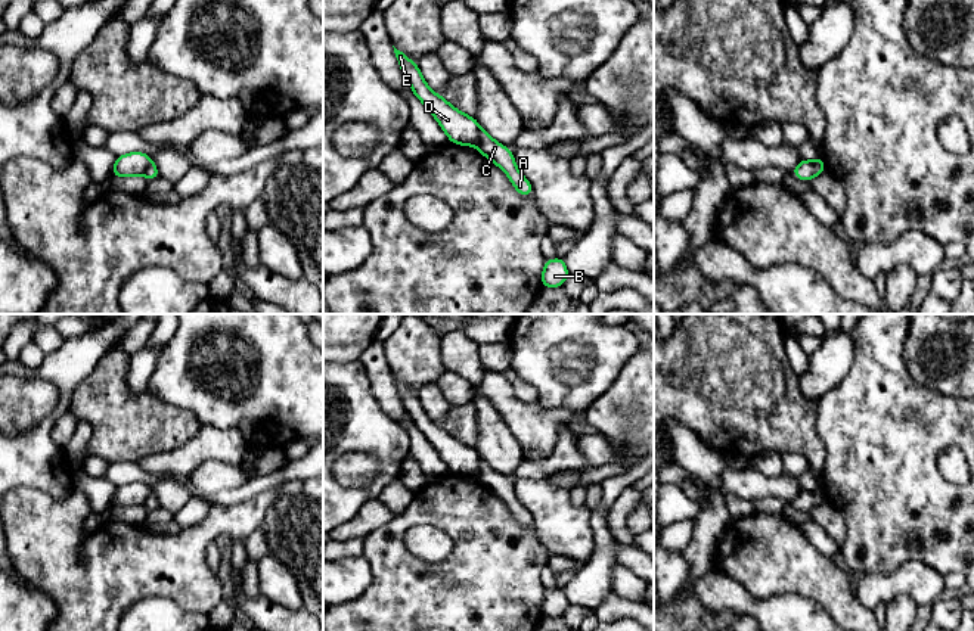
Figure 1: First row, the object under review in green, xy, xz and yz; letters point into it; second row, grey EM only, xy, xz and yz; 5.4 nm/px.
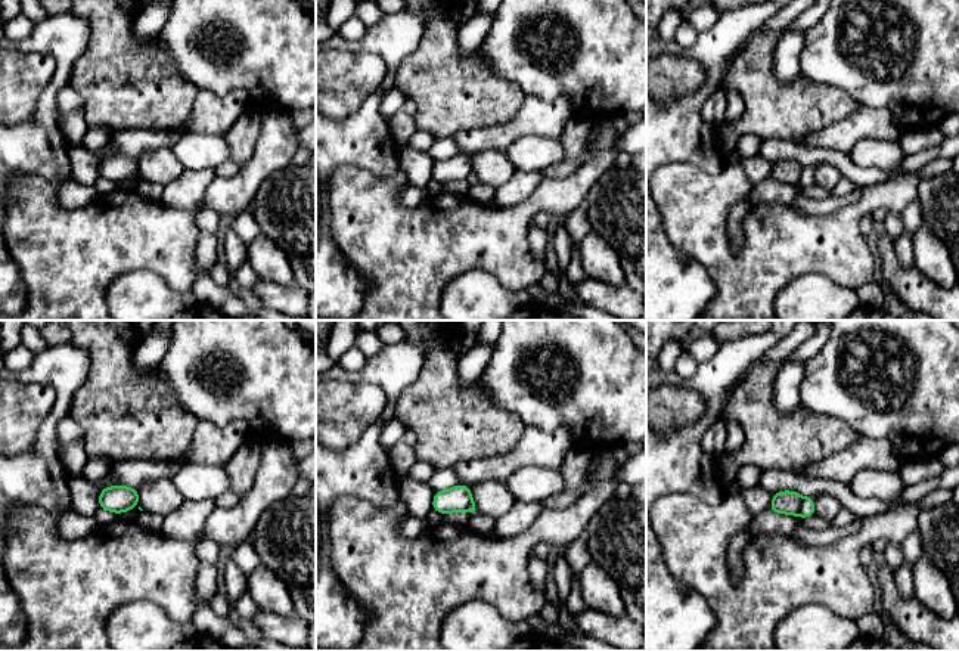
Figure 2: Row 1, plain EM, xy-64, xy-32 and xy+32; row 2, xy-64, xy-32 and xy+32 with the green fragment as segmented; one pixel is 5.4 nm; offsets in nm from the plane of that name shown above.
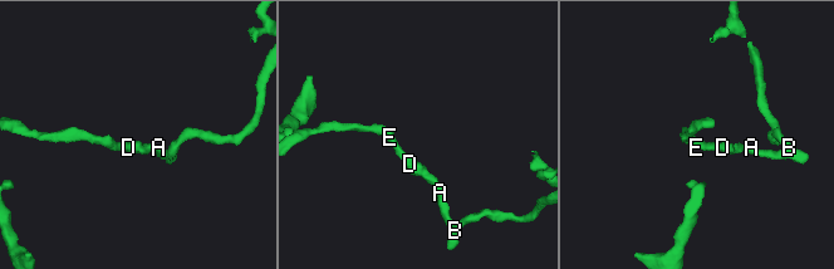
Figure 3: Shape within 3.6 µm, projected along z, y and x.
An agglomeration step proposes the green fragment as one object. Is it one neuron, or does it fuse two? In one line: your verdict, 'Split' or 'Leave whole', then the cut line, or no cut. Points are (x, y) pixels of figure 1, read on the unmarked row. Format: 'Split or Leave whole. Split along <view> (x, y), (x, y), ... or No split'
Split. Split along xz (480, 457), (480, 469), (475, 475)

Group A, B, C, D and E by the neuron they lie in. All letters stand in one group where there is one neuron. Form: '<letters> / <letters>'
A B C / D E

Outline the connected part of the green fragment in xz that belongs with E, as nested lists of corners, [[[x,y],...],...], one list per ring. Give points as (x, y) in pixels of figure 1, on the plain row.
[[[394,377],[397,392],[413,425],[429,439],[449,472],[463,476],[477,476],[480,456],[474,447],[465,445],[453,438],[444,428],[434,423],[421,405],[421,400],[403,382]]]

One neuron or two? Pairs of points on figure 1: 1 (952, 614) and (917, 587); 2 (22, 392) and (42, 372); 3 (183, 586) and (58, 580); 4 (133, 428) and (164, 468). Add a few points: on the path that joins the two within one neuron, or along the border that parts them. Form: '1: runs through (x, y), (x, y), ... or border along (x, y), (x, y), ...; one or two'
1: border along (945, 593), (933, 603); two
2: border along (15, 373), (47, 379), (59, 394), (58, 404); two
3: runs through (152, 580), (89, 580); one
4: border along (186, 443), (176, 448), (143, 456), (135, 462); two

